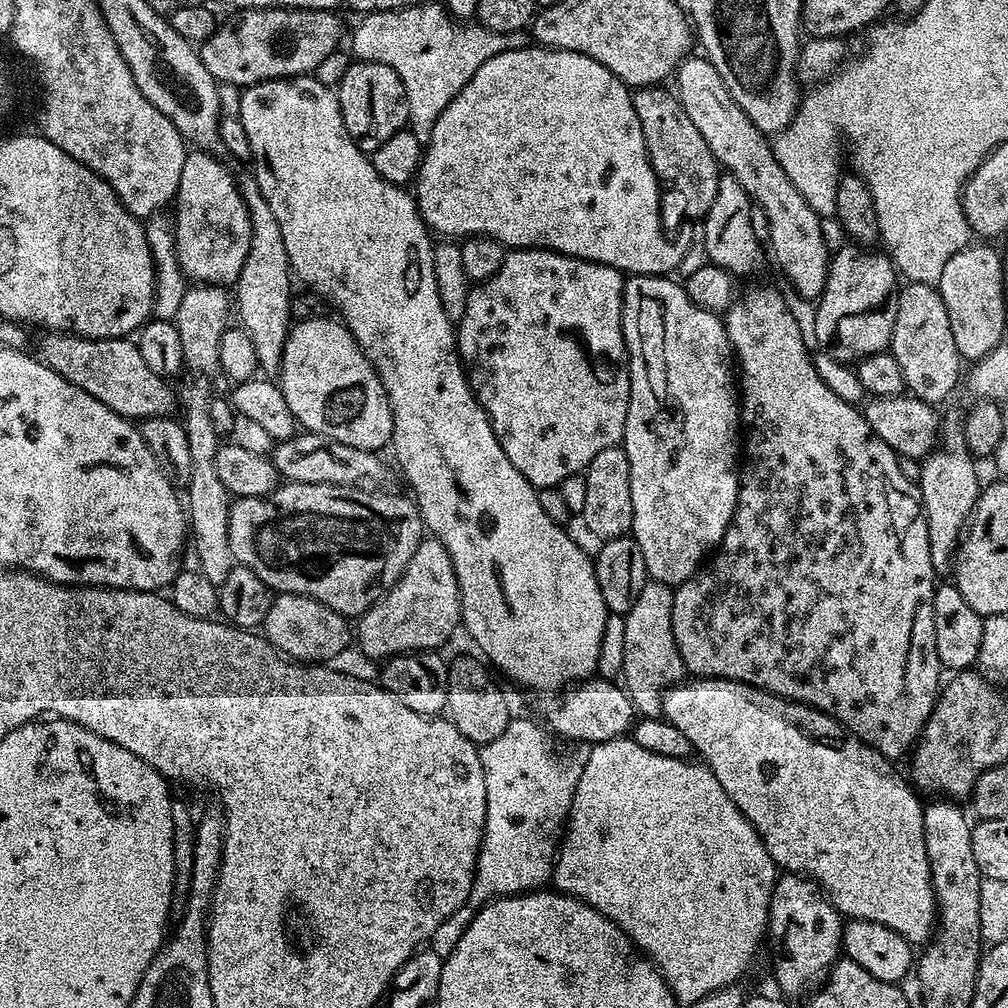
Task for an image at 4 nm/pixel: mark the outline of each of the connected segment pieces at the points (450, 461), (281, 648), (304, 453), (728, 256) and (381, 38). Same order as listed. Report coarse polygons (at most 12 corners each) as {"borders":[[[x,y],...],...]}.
{"borders":[[[315,75],[240,94],[288,267],[508,680],[593,675],[596,566],[502,454],[407,187]],[[308,596],[275,597],[262,625],[277,652],[332,662],[343,616]],[[307,430],[272,464],[293,484],[387,485],[377,453]],[[724,174],[702,221],[702,252],[736,278],[764,256],[751,198]],[[443,3],[359,17],[350,52],[390,66],[410,131],[438,114],[482,62],[529,47],[461,22]]]}

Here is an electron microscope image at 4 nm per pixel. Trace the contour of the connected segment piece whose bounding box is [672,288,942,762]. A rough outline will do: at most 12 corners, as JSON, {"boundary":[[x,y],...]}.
{"boundary":[[770,288],[723,313],[740,489],[696,678],[907,757],[942,691],[920,489]]}

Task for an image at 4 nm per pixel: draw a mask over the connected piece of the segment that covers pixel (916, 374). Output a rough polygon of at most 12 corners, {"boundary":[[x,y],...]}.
{"boundary":[[939,287],[899,289],[890,351],[905,389],[940,406],[962,361]]}

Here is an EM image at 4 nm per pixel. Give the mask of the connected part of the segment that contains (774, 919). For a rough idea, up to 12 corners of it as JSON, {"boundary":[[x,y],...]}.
{"boundary":[[777,879],[766,944],[785,997],[842,956],[845,921],[819,884]]}

